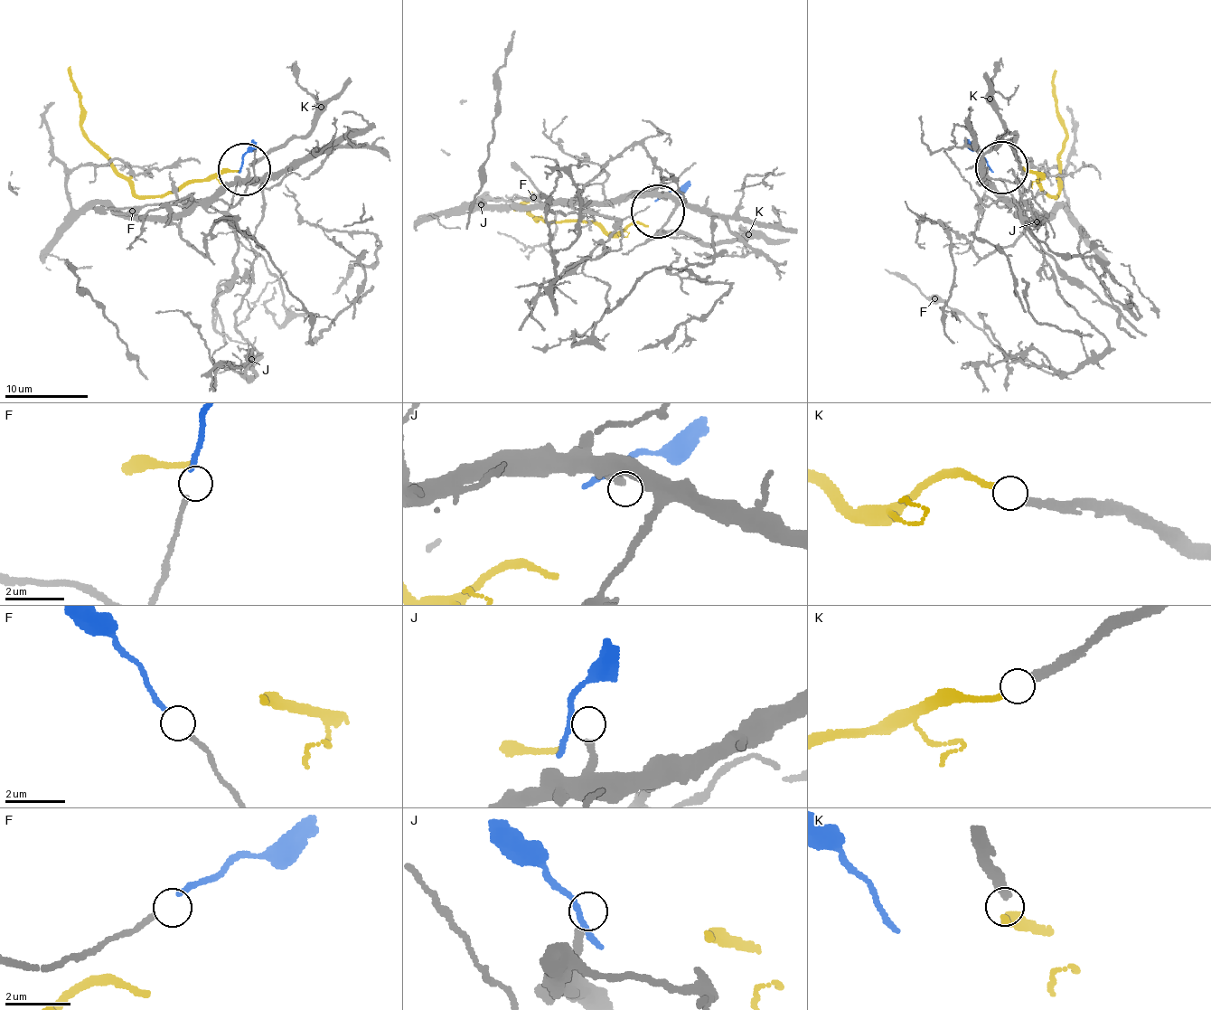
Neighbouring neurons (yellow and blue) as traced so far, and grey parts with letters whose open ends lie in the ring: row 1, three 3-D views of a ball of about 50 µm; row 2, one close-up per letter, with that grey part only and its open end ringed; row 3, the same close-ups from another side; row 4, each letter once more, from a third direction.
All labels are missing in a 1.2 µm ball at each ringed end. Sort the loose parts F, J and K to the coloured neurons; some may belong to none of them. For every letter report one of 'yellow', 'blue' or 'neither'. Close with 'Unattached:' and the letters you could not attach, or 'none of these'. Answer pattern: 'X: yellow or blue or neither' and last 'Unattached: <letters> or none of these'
F: blue
J: neither
K: yellow
Unattached: J

